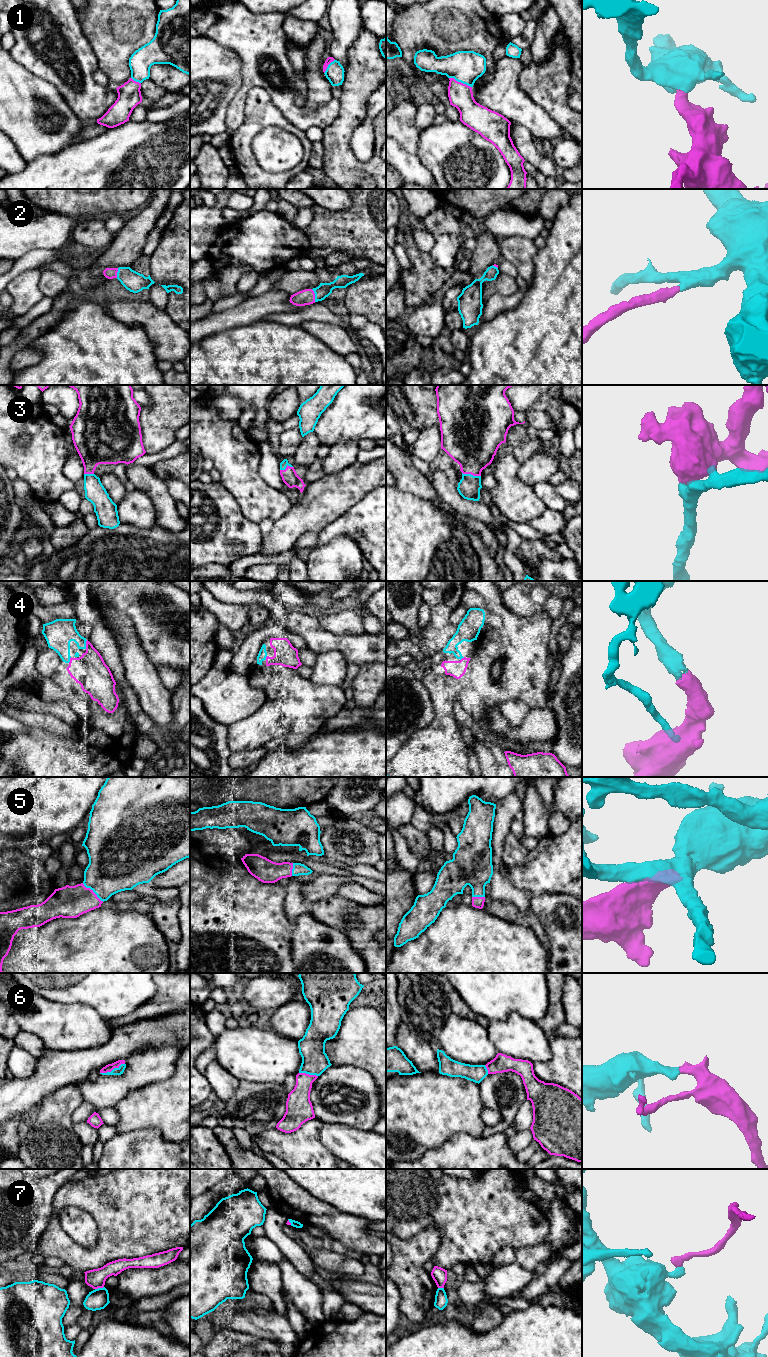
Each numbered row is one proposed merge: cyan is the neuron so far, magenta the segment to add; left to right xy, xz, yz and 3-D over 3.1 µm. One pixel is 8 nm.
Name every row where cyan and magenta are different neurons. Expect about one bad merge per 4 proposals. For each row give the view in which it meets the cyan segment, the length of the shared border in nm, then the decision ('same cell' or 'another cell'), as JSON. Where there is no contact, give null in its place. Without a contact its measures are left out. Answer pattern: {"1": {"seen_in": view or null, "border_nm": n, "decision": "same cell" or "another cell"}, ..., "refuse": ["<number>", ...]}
{"1": {"seen_in": "yz", "border_nm": 200, "decision": "same cell"}, "2": {"seen_in": "xz", "border_nm": 110, "decision": "same cell"}, "3": {"seen_in": "yz", "border_nm": 160, "decision": "same cell"}, "4": {"seen_in": "xy", "border_nm": 70, "decision": "same cell"}, "5": {"seen_in": "xy", "border_nm": 220, "decision": "same cell"}, "6": {"seen_in": "xy", "border_nm": 220, "decision": "same cell"}, "7": {"seen_in": "xy", "border_nm": 80, "decision": "another cell"}, "refuse": ["7"]}

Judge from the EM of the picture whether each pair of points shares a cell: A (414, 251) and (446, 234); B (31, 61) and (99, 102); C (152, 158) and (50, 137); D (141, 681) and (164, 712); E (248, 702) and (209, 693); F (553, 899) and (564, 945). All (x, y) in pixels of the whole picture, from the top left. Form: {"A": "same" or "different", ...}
{"A": "different", "B": "same", "C": "different", "D": "same", "E": "same", "F": "same"}

